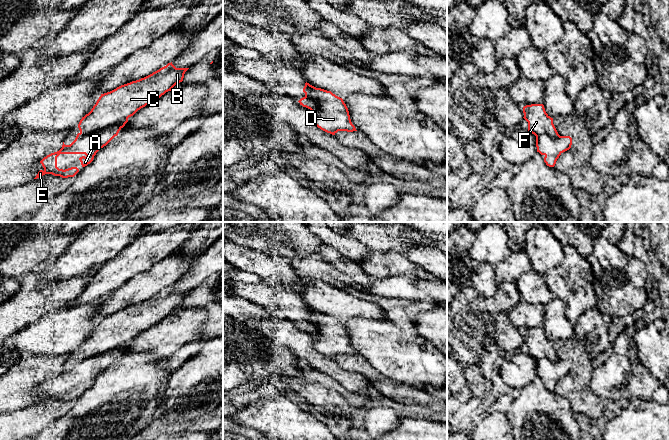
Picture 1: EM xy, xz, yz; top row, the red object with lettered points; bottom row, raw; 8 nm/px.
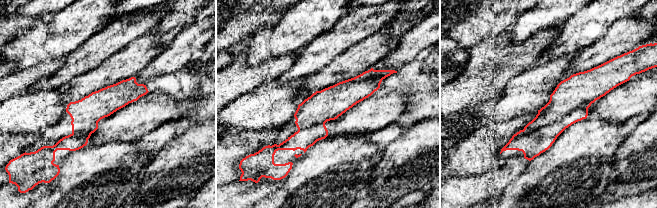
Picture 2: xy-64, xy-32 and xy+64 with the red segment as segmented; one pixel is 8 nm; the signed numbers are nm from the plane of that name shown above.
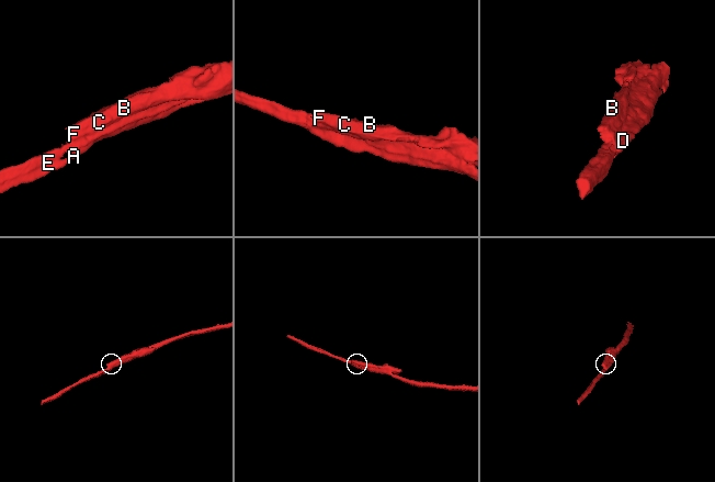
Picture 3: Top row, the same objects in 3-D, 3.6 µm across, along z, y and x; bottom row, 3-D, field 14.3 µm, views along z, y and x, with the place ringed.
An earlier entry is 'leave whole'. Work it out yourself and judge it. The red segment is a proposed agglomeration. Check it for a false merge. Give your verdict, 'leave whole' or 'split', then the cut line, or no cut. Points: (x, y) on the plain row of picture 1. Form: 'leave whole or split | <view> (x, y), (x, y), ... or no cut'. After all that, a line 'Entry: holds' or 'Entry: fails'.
split | xy (127, 342), (120, 348), (80, 358)
Entry: fails

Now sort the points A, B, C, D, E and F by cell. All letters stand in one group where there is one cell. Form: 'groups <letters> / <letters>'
groups A D E / B C F

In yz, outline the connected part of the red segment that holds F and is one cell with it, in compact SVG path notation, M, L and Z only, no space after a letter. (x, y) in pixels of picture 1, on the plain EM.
M531 328L523 331L524 343L528 346L528 355L538 360L546 357L552 361L559 358L551 342L545 335L543 328Z

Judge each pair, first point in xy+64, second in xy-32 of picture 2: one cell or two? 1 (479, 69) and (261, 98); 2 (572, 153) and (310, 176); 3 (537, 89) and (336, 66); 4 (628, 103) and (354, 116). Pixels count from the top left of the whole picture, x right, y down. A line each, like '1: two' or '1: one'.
1: two
2: one
3: two
4: one

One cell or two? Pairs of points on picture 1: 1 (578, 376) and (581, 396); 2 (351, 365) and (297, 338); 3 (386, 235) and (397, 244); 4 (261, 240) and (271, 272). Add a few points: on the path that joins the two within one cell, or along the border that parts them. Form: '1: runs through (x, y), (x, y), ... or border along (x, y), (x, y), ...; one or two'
1: border along (581, 387), (583, 388); two
2: border along (333, 359), (340, 367), (354, 372); two
3: runs through (389, 237), (394, 241); one
4: border along (243, 246), (266, 254); two

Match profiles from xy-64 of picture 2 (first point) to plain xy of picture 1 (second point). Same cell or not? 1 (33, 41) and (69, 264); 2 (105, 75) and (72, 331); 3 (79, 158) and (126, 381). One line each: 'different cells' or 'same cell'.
1: same cell
2: different cells
3: same cell

